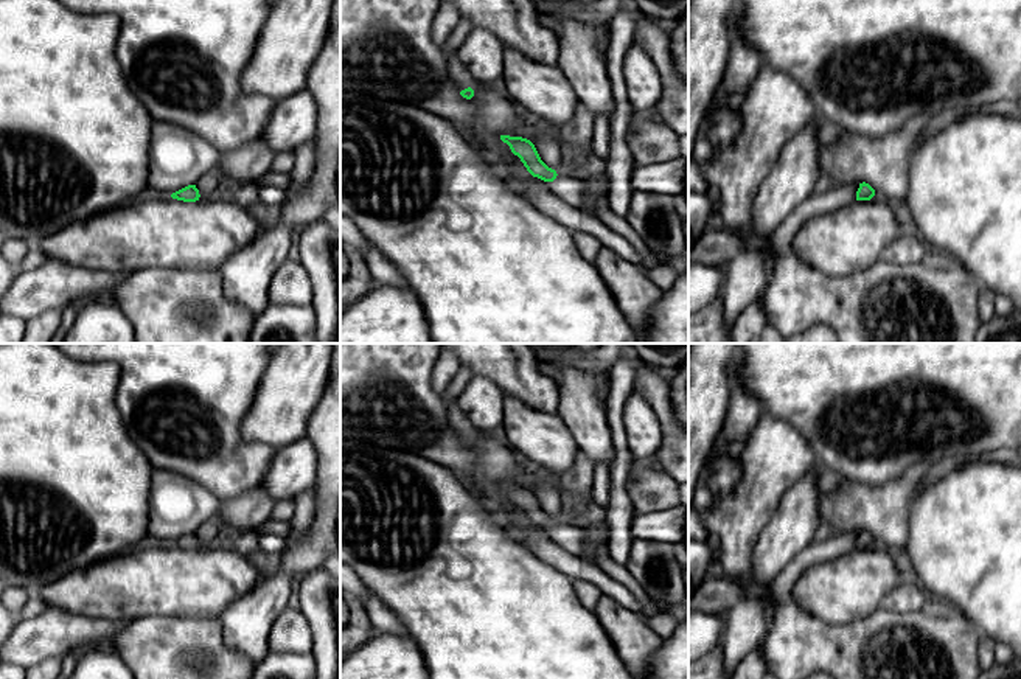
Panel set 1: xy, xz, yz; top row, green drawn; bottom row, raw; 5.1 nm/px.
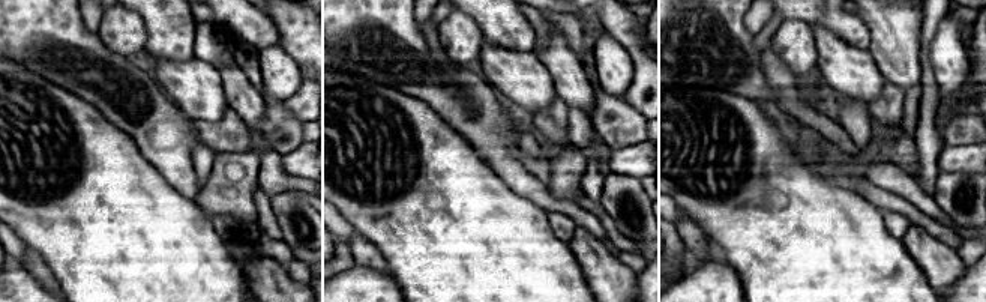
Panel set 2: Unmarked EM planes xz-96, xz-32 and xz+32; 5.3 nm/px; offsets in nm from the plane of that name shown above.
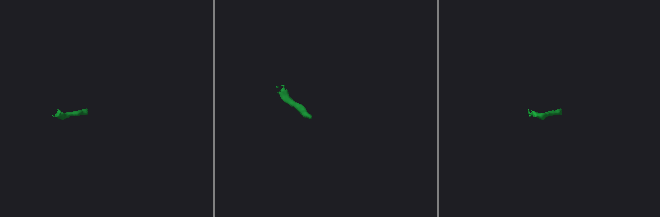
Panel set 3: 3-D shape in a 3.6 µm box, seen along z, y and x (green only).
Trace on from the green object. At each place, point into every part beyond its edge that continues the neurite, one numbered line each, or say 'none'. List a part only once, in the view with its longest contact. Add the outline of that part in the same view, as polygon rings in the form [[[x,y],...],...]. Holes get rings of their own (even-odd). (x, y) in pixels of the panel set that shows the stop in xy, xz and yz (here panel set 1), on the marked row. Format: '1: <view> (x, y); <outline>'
1: xz (457, 72); [[[454,51],[451,59],[448,61],[448,75],[458,92],[468,87],[471,87],[472,90],[477,89],[477,81],[469,75],[468,68],[460,62],[457,51]]]
2: xz (572, 191); [[[556,176],[553,182],[545,182],[545,185],[552,193],[555,193],[559,199],[567,202],[569,205],[580,210],[583,207],[587,207],[591,210],[591,214],[597,216],[612,232],[623,236],[639,252],[642,258],[640,266],[645,270],[659,266],[660,261],[653,256],[645,241],[632,230],[628,219],[615,214],[611,210],[606,196],[601,196],[597,200],[589,200],[584,182],[563,176]]]

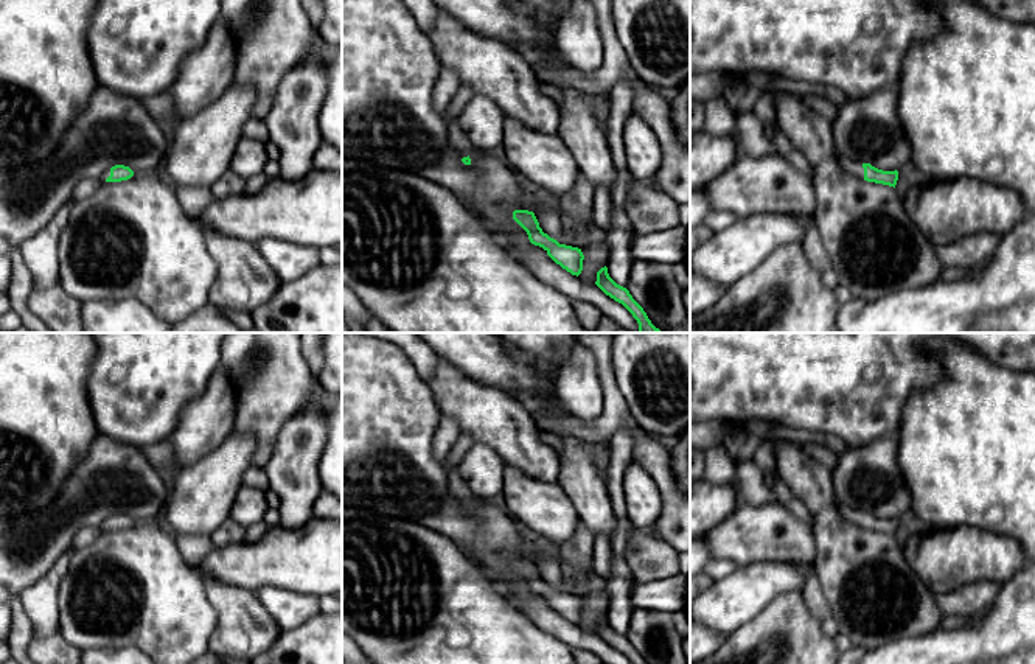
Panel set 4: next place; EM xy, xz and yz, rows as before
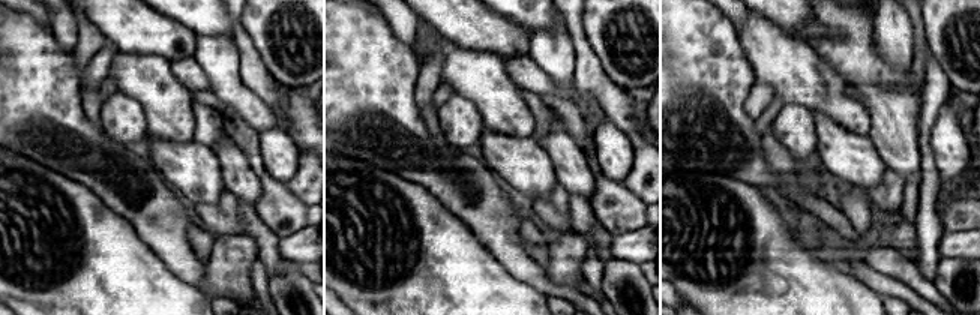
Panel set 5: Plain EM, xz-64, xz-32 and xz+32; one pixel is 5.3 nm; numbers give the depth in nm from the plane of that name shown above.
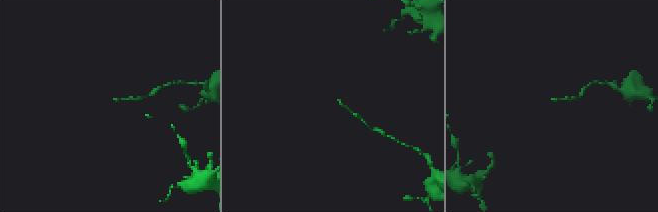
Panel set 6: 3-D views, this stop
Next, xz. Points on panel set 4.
1: xz (457, 139); [[[458,117],[449,121],[448,128],[449,145],[454,148],[458,157],[474,157],[477,149],[471,145],[466,134],[458,126]]]

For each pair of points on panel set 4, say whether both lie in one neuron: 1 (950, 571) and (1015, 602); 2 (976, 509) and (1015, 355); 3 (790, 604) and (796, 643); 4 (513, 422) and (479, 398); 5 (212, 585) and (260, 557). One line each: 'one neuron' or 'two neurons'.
1: two neurons
2: two neurons
3: one neuron
4: one neuron
5: two neurons

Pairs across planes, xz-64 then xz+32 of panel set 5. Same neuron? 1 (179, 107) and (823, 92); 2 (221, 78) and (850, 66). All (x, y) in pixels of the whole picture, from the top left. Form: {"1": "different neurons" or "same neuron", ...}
{"1": "same neuron", "2": "different neurons"}

